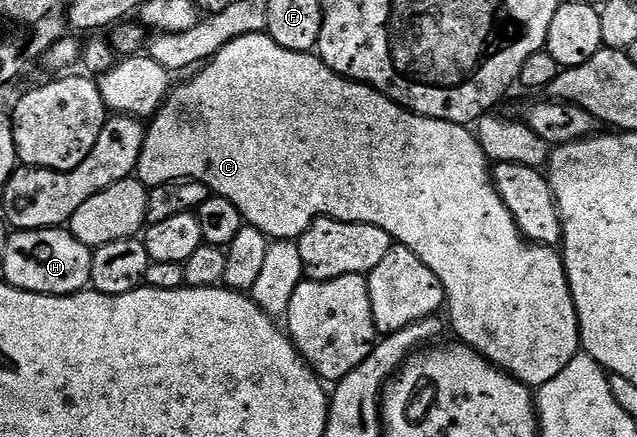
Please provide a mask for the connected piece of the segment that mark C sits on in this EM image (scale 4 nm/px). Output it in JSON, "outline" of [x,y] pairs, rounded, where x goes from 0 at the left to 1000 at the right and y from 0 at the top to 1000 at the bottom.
{"outline":[[[418,73],[381,80],[356,98],[350,117],[334,128],[333,140],[320,142],[303,172],[305,176],[292,195],[284,195],[279,204],[276,197],[267,211],[245,268],[232,279],[224,346],[214,394],[214,403],[229,428],[254,423],[264,414],[319,419],[327,428],[330,444],[369,465],[369,474],[375,474],[378,485],[380,508],[386,515],[399,515],[424,547],[471,547],[499,497],[521,497],[526,506],[549,506],[565,515],[595,519],[608,529],[608,538],[614,538],[622,558],[639,565],[639,574],[651,574],[651,584],[658,584],[658,593],[664,593],[664,602],[670,602],[670,611],[683,620],[683,638],[695,648],[702,719],[705,716],[703,741],[710,753],[711,744],[717,744],[711,762],[722,787],[738,789],[747,808],[763,817],[772,835],[782,835],[808,870],[832,886],[865,876],[865,867],[871,867],[871,858],[878,858],[878,849],[884,849],[884,840],[896,831],[900,815],[912,799],[912,751],[906,746],[904,723],[896,721],[900,677],[887,627],[885,595],[874,593],[865,600],[860,616],[852,600],[835,597],[834,590],[824,588],[821,572],[799,561],[796,545],[768,542],[772,533],[810,535],[812,513],[802,483],[796,483],[796,465],[790,465],[777,428],[768,362],[763,359],[747,311],[732,288],[675,268],[659,268],[658,261],[623,240],[611,222],[603,222],[581,195],[553,185],[520,162],[520,153],[513,153],[513,144],[507,144],[496,119],[471,121],[451,117],[451,108],[438,108],[438,98],[432,98],[432,89],[425,89]]]}

